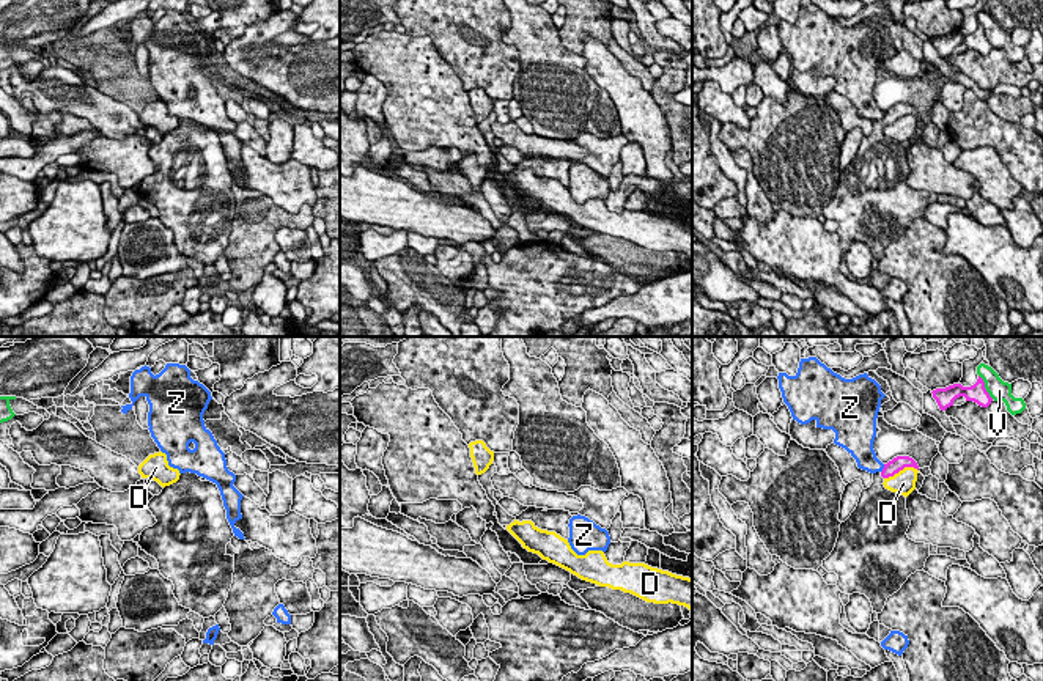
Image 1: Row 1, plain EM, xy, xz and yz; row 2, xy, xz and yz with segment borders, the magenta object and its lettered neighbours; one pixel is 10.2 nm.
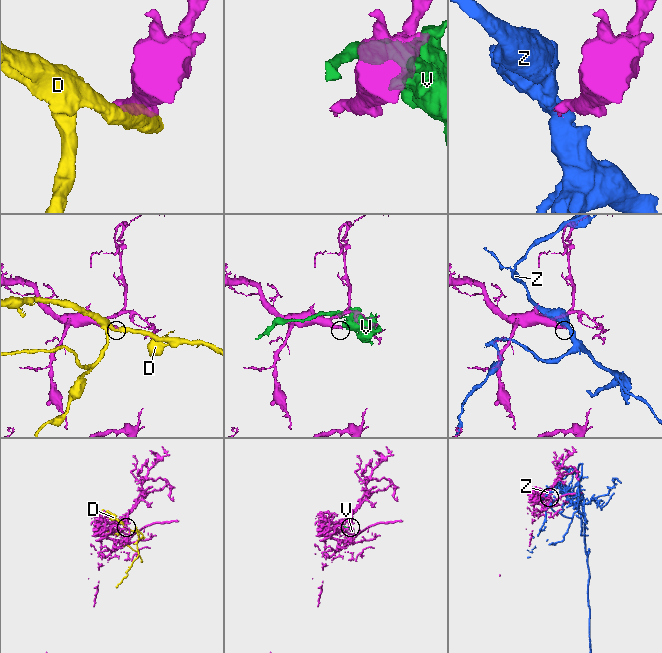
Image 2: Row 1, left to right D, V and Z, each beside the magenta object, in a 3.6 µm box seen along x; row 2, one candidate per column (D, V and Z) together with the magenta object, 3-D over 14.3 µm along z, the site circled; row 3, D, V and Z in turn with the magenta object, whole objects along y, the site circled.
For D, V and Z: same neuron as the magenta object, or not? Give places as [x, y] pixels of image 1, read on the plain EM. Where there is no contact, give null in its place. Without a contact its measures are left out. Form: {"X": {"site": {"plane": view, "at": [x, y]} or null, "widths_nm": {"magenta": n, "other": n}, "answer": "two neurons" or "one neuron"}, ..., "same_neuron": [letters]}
{"D": {"site": {"plane": "yz", "at": [900, 117]}, "widths_nm": {"magenta": 140, "other": 240}, "answer": "two neurons"}, "V": {"site": {"plane": "yz", "at": [984, 35]}, "widths_nm": {"magenta": 190, "other": 220}, "answer": "two neurons"}, "Z": {"site": {"plane": "yz", "at": [883, 117]}, "widths_nm": {"magenta": 140, "other": 220}, "answer": "two neurons"}, "same_neuron": []}

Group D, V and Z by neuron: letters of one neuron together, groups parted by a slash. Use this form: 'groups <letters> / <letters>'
groups D / V / Z

